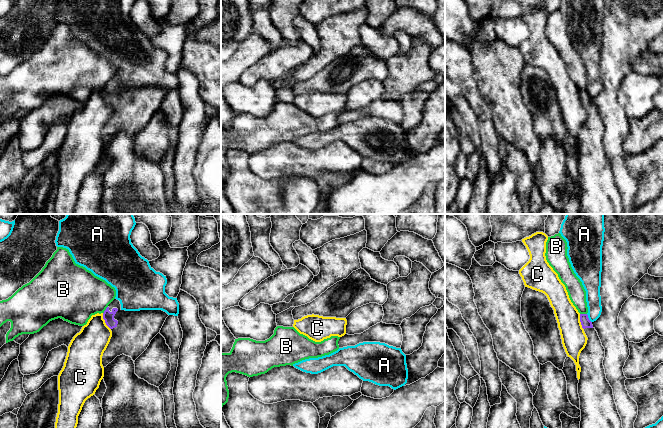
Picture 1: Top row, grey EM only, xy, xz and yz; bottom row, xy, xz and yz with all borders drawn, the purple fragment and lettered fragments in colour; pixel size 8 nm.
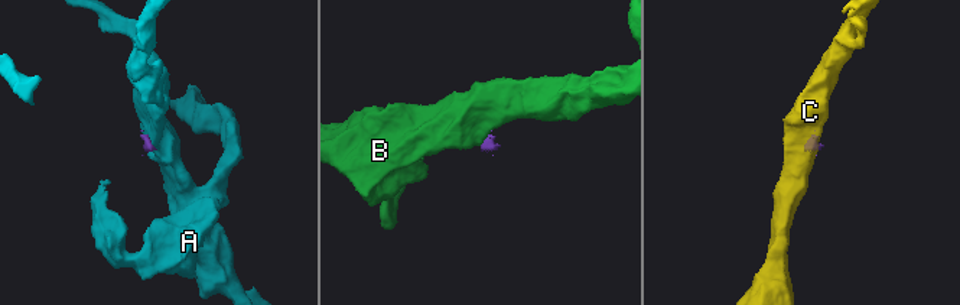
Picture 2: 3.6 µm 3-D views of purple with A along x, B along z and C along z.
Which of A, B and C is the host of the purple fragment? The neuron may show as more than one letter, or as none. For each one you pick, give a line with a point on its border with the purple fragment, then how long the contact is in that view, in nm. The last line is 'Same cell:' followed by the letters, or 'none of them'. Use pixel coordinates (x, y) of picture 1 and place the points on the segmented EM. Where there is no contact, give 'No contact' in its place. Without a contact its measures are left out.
Same cell: none of them

